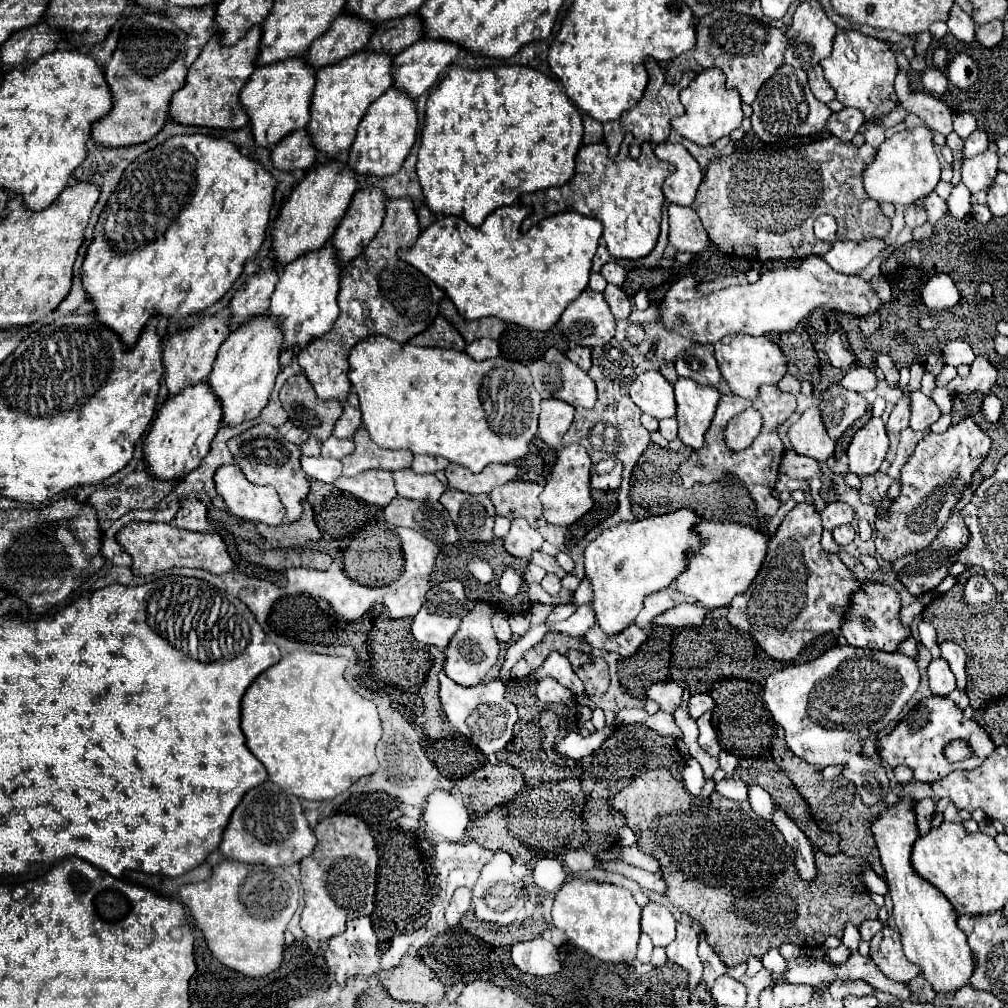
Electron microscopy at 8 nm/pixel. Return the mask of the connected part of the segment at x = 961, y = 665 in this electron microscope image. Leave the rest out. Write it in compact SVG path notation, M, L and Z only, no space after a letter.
M943 642L939 644L941 650L941 658L945 658L951 666L951 670L955 670L957 676L957 688L963 688L967 682L967 674L965 674L965 652L955 644L955 642Z

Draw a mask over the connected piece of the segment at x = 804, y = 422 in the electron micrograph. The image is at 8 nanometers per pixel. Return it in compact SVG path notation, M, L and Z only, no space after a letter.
M817 408L805 410L801 418L791 424L787 436L797 454L815 458L817 462L825 462L835 450L835 442L827 436Z

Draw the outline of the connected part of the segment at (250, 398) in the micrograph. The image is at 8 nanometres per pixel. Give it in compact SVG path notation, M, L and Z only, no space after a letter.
M269 314L245 320L221 344L207 382L223 404L223 424L239 424L259 416L259 410L267 404L273 392L273 384L279 372L281 344L281 318L271 318Z

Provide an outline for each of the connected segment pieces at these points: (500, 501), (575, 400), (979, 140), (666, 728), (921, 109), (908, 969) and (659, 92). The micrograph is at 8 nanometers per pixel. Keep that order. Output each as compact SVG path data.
M513 480L503 486L495 486L495 490L489 496L499 516L505 516L509 520L523 516L529 520L533 528L541 528L547 524L541 514L541 502L539 502L541 492L543 486L535 482Z
M549 348L543 358L535 360L531 366L531 376L533 376L533 386L541 394L541 398L561 398L571 406L581 406L581 408L593 408L597 400L597 390L595 382L587 376L587 372L579 370L577 364L569 362L559 350Z
M975 130L975 132L965 140L963 154L965 154L967 158L977 156L977 154L981 154L981 152L985 152L985 150L987 150L987 144L989 144L987 132L983 132L983 130Z
M661 710L657 714L653 714L653 716L649 716L649 720L645 724L651 730L655 730L659 736L675 736L675 738L681 738L681 730L673 722L673 716L671 714L665 714Z
M900 70L897 74L897 80L895 80L895 90L897 90L897 96L899 96L899 104L907 110L907 112L913 112L917 114L921 120L925 120L925 124L935 130L935 132L941 132L941 134L949 134L953 130L953 112L951 108L939 100L939 98L933 98L931 94L911 94L909 92L909 70Z
M883 928L871 940L871 960L881 968L881 972L895 982L909 982L919 976L921 968L911 964L901 948L901 936L895 928Z
M647 58L645 68L649 72L649 84L647 84L647 88L643 92L643 100L635 108L631 108L629 112L621 114L621 118L617 120L617 126L621 128L623 134L631 132L639 140L659 144L659 142L667 142L667 136L669 136L669 130L671 130L671 120L675 116L683 114L683 104L679 102L681 88L679 88L679 84L669 84L665 80L663 70L659 68L659 64L653 58Z

